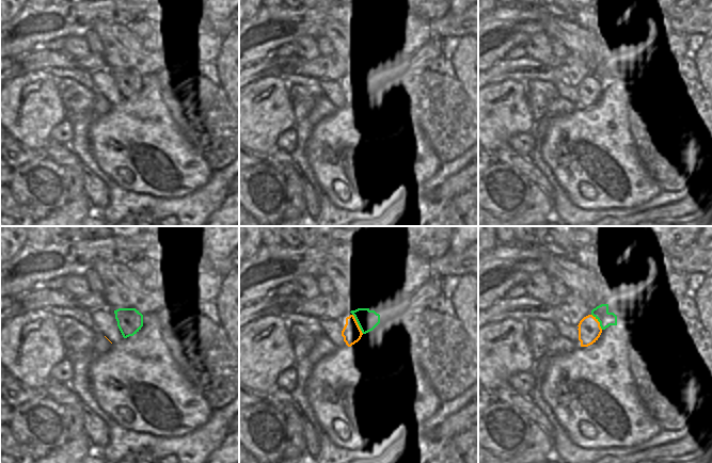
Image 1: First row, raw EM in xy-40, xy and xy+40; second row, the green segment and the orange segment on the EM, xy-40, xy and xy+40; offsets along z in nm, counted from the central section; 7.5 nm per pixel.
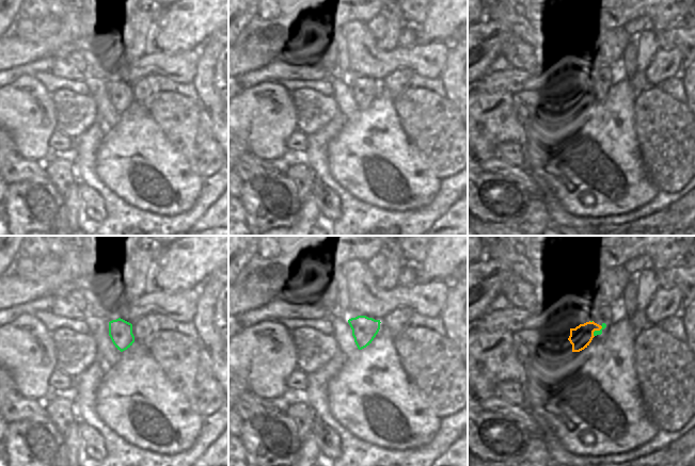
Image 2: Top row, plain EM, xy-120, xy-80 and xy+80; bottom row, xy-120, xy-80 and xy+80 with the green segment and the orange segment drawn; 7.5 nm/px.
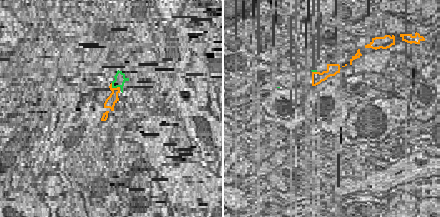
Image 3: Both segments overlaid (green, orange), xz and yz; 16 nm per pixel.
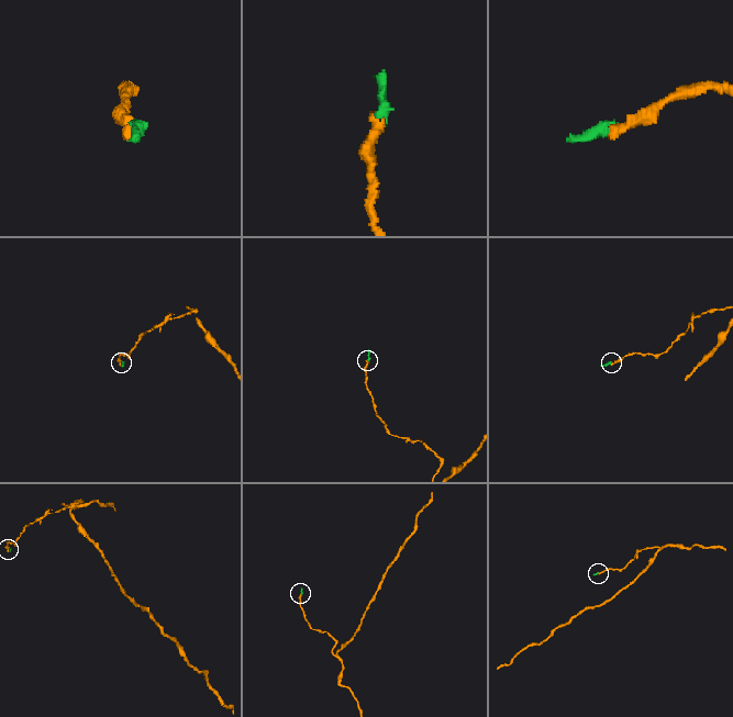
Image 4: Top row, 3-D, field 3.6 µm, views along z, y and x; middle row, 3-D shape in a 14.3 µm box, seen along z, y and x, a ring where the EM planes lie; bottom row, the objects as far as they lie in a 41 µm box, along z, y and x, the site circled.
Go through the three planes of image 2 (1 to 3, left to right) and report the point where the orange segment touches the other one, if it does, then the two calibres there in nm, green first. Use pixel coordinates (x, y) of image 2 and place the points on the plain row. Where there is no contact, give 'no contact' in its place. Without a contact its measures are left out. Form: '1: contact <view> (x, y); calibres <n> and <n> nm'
1: no contact
2: no contact
3: contact xy+80 (596, 92); calibres 40 and 160 nm

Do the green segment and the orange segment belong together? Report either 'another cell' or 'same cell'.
same cell

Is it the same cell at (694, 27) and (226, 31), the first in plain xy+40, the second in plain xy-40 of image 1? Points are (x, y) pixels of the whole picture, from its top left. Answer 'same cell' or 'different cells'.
same cell

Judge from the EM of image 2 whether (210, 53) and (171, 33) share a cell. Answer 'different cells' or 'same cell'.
different cells

